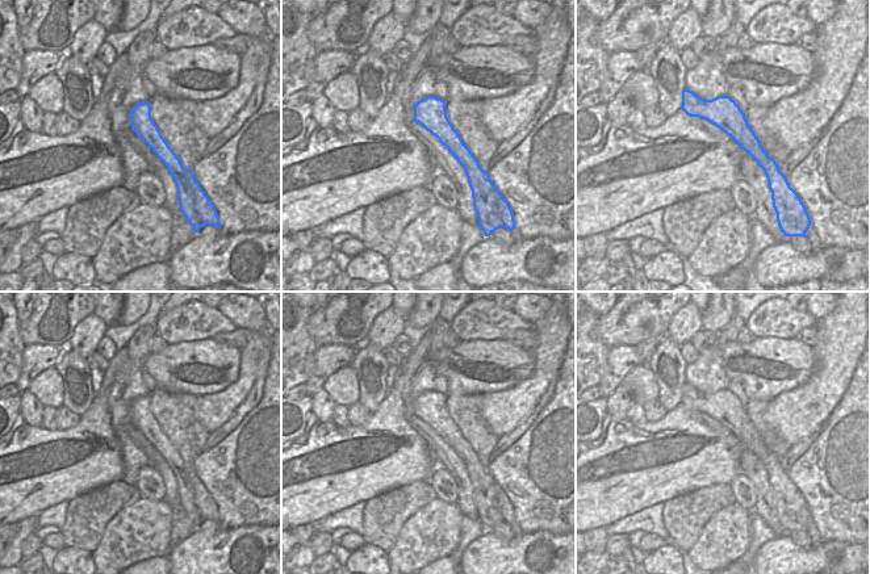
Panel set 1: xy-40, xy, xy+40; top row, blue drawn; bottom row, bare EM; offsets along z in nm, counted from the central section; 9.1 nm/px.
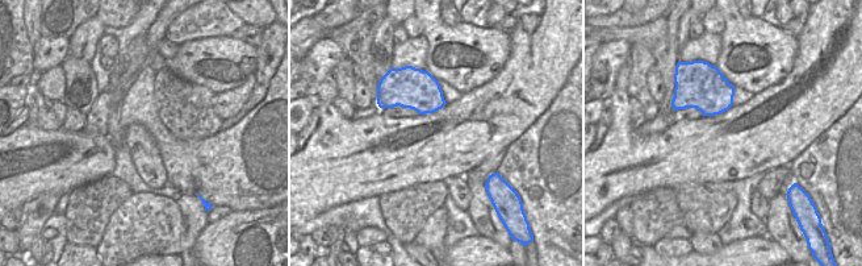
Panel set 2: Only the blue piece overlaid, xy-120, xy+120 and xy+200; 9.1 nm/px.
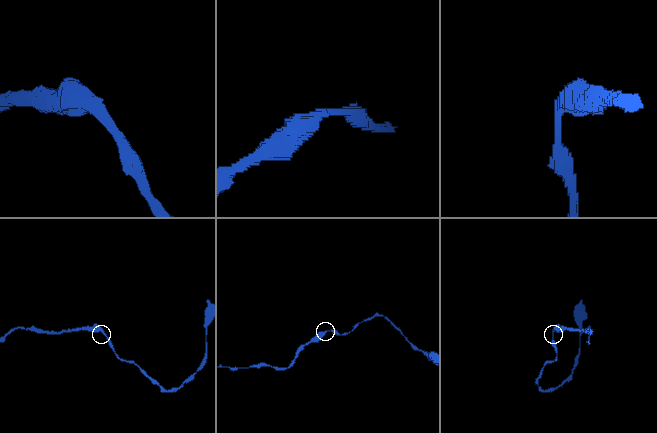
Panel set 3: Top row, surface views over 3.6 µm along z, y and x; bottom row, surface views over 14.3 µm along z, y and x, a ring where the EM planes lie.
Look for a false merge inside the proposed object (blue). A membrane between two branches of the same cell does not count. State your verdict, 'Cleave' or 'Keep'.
Keep

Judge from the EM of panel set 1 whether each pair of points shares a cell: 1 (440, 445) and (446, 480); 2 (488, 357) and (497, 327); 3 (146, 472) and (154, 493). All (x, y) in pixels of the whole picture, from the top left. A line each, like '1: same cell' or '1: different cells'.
1: different cells
2: different cells
3: same cell

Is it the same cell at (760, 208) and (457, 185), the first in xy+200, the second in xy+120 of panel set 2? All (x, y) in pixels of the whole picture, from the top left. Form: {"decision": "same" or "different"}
{"decision": "same"}

